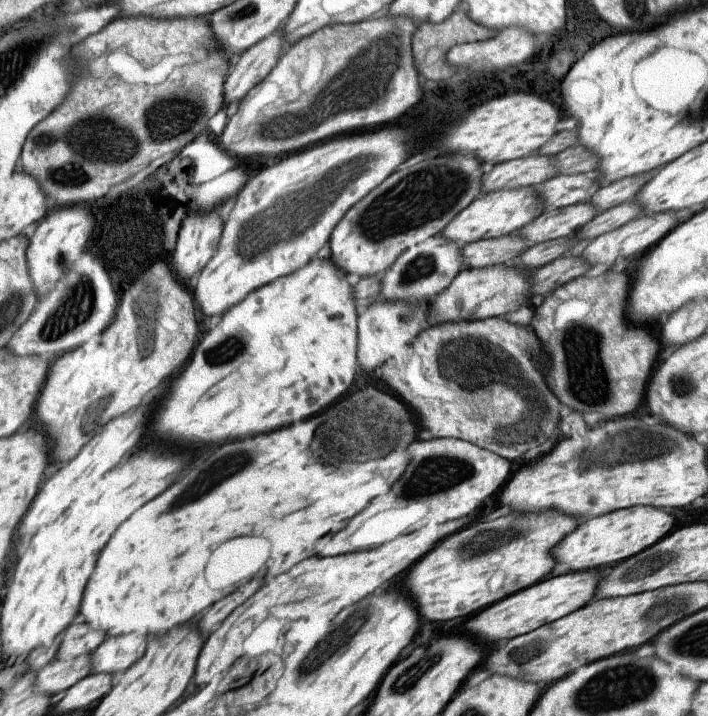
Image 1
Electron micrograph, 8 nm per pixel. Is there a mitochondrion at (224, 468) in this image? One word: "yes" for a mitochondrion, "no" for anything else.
yes

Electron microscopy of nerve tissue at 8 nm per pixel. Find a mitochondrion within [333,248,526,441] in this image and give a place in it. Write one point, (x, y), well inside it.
(403, 318)

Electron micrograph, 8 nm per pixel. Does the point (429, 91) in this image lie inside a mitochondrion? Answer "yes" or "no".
no

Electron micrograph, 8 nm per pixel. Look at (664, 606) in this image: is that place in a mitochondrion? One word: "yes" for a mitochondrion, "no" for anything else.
yes

